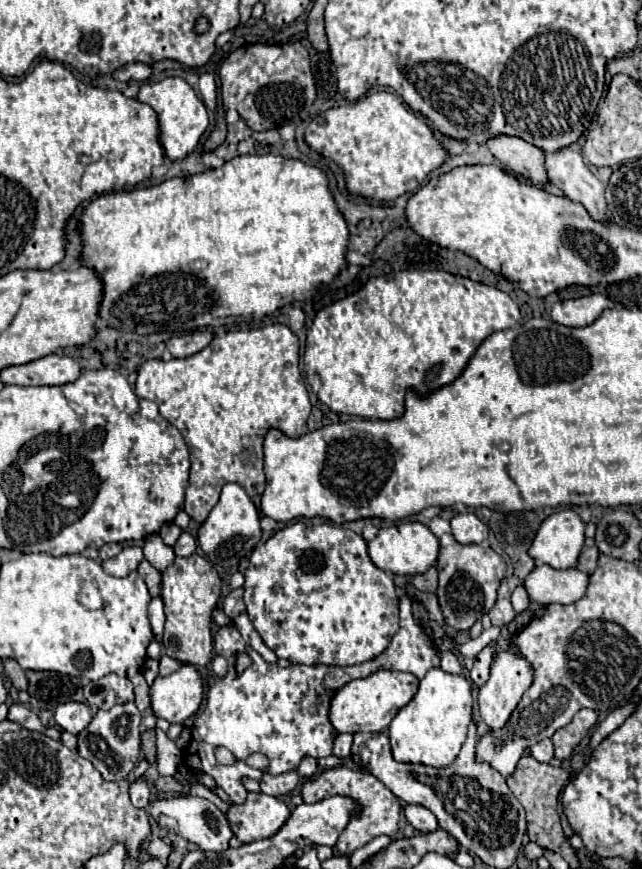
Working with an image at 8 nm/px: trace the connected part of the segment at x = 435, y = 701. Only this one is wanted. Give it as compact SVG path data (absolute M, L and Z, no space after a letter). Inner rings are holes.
M430 668L426 676L420 680L416 696L396 714L392 720L388 734L390 734L390 744L392 744L392 754L394 760L398 762L414 762L414 764L426 764L434 768L448 766L456 760L468 732L468 724L472 722L472 686L462 674L448 674L442 668Z

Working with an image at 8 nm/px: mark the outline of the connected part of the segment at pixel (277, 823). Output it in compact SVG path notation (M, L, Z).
M248 794L244 806L232 804L228 810L228 822L234 836L242 842L254 842L274 836L290 818L288 806L274 796Z

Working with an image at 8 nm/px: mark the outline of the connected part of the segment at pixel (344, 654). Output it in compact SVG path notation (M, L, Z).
M296 522L278 530L252 552L250 566L244 576L244 602L250 622L264 644L274 650L278 658L286 658L292 664L362 664L382 654L398 630L398 596L390 574L370 560L366 542L360 534L338 524L328 522L314 526Z

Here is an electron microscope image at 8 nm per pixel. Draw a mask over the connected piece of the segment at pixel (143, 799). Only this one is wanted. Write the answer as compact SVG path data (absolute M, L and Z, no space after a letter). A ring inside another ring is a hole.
M144 778L130 784L130 802L134 808L146 808L150 804L150 784Z

